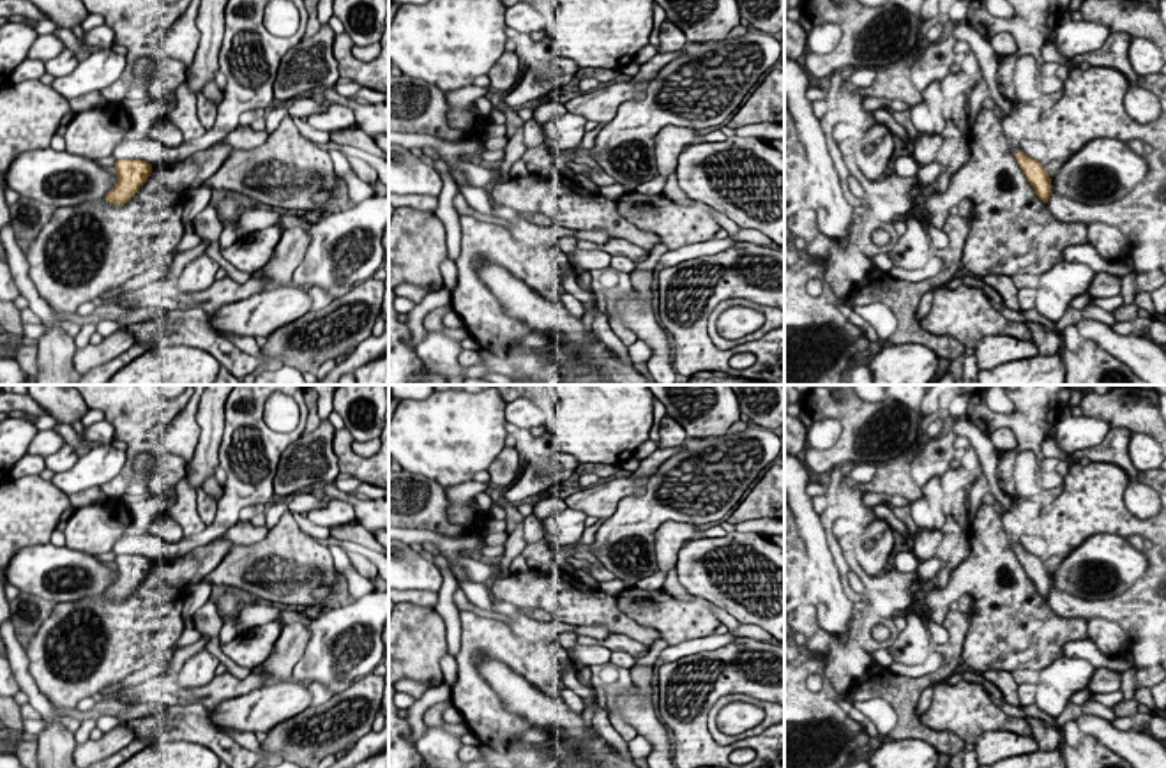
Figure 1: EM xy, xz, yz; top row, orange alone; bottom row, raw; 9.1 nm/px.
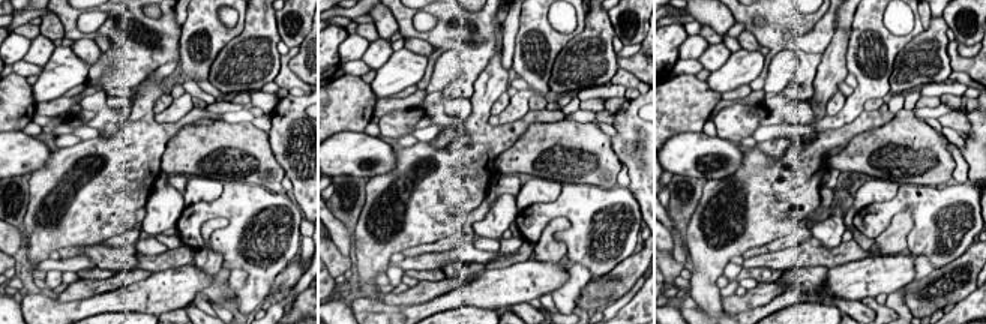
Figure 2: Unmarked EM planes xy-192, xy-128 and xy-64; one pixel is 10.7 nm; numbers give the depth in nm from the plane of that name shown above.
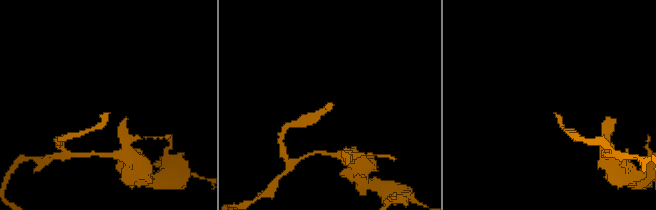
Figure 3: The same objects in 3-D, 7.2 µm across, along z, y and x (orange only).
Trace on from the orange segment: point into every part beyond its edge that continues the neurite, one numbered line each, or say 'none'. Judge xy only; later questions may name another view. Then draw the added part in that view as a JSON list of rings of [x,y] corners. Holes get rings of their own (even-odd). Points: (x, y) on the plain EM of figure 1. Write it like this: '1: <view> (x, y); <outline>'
none

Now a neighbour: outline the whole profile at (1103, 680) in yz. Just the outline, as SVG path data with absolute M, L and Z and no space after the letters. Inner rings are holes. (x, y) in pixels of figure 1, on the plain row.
M1097 667L1086 685L1092 694L1108 694L1120 690L1120 673L1108 667Z

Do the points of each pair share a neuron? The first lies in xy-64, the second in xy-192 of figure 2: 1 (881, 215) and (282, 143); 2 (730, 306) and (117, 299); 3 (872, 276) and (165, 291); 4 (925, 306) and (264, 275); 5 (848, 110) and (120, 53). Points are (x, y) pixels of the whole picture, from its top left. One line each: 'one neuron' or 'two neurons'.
1: two neurons
2: two neurons
3: one neuron
4: two neurons
5: two neurons

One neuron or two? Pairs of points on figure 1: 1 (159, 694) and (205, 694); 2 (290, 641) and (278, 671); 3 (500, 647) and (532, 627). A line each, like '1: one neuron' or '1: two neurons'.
1: one neuron
2: one neuron
3: two neurons

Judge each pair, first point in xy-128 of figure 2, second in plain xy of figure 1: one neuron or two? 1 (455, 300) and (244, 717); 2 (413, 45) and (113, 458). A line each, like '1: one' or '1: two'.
1: one
2: two

